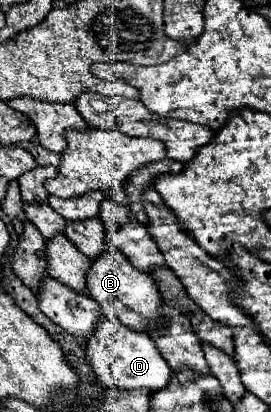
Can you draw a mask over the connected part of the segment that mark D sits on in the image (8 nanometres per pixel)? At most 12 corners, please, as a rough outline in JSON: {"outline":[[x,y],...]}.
{"outline":[[102,317],[84,353],[98,381],[166,387],[152,337]]}

